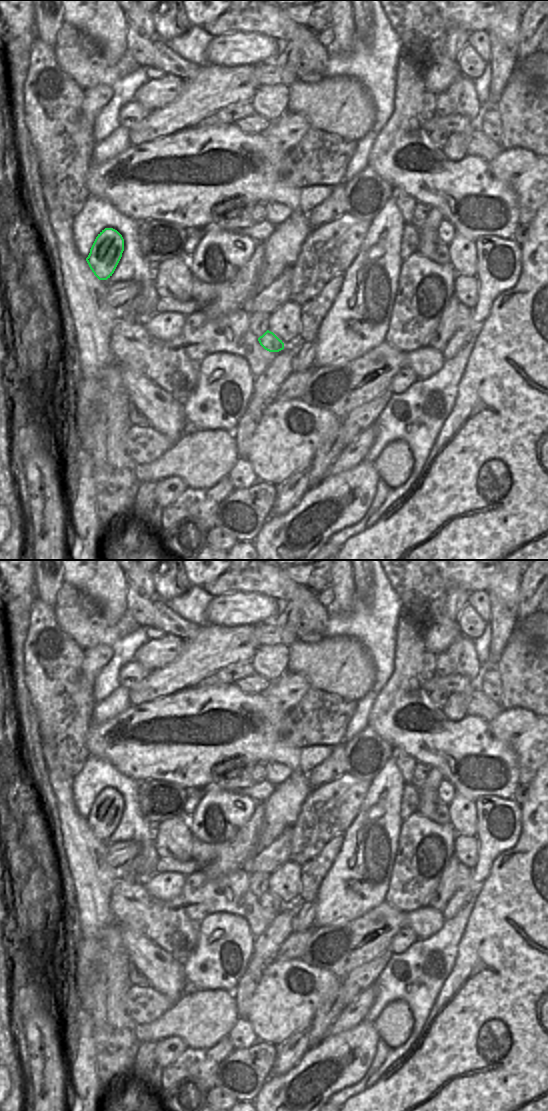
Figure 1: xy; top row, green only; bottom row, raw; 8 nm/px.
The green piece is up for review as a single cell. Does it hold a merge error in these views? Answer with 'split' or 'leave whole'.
split

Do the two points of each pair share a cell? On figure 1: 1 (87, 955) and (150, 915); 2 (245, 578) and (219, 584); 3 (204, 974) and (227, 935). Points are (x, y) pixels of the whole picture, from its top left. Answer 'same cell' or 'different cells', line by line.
1: different cells
2: same cell
3: same cell

